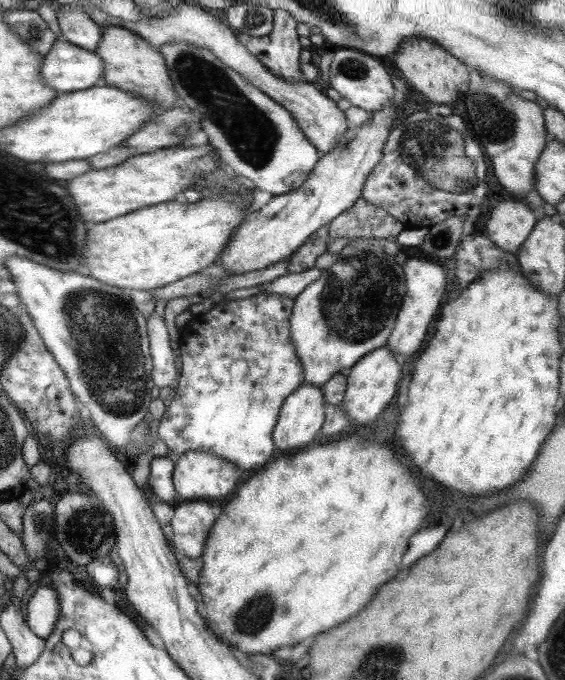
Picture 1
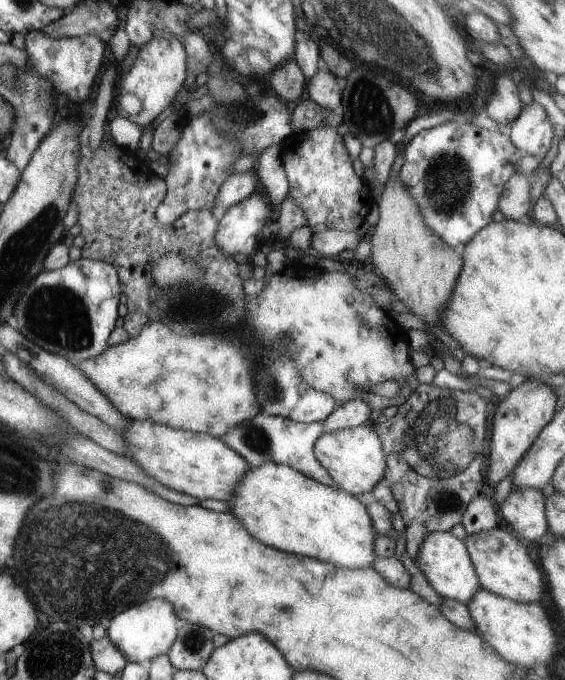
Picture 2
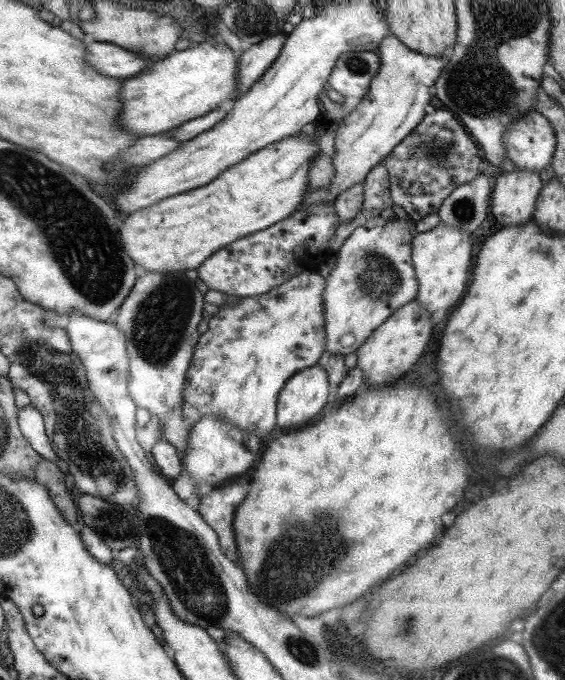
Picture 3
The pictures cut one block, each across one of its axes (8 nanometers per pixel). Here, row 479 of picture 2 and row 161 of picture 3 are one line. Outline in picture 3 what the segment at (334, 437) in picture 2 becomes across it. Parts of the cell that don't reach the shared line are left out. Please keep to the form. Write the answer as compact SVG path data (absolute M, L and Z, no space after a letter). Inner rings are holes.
M394 34L382 39L379 46L380 70L370 84L368 93L350 106L348 113L334 126L330 146L333 149L334 181L324 189L310 189L299 208L308 208L320 202L333 202L350 186L360 184L382 158L400 144L424 118L424 108L432 94L430 87L438 81L449 55L426 56L404 46Z

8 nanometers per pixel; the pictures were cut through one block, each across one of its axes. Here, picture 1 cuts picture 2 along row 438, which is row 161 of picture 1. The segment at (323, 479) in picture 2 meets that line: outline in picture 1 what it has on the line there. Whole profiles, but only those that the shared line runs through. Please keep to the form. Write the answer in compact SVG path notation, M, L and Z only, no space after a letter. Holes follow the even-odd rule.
M169 42L168 44L161 46L159 51L165 58L166 66L177 98L181 100L183 106L191 108L201 116L201 125L204 132L208 134L209 144L216 149L216 154L220 157L220 160L224 162L224 164L228 164L228 166L230 166L236 174L240 174L240 176L244 176L244 178L252 180L255 188L258 188L258 190L266 190L266 192L270 192L270 194L273 195L286 194L303 185L307 176L312 173L314 165L318 162L320 152L314 146L314 143L311 140L308 140L308 137L303 133L303 130L298 125L298 122L290 114L290 112L288 112L288 110L286 110L280 103L277 103L272 97L268 97L265 93L262 93L259 89L252 85L252 83L248 82L246 78L240 76L240 73L236 72L229 66L226 66L223 62L220 62L209 50L206 50L205 48L192 46L191 44L184 44L183 42Z

